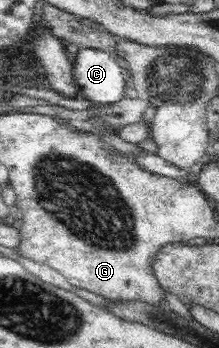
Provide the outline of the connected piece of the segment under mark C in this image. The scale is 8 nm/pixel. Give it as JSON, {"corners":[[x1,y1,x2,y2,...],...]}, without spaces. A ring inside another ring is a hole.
{"corners":[[100,49,79,50,72,64,72,73,81,98,99,106,123,97,122,88,126,83,115,58,115,55]]}

